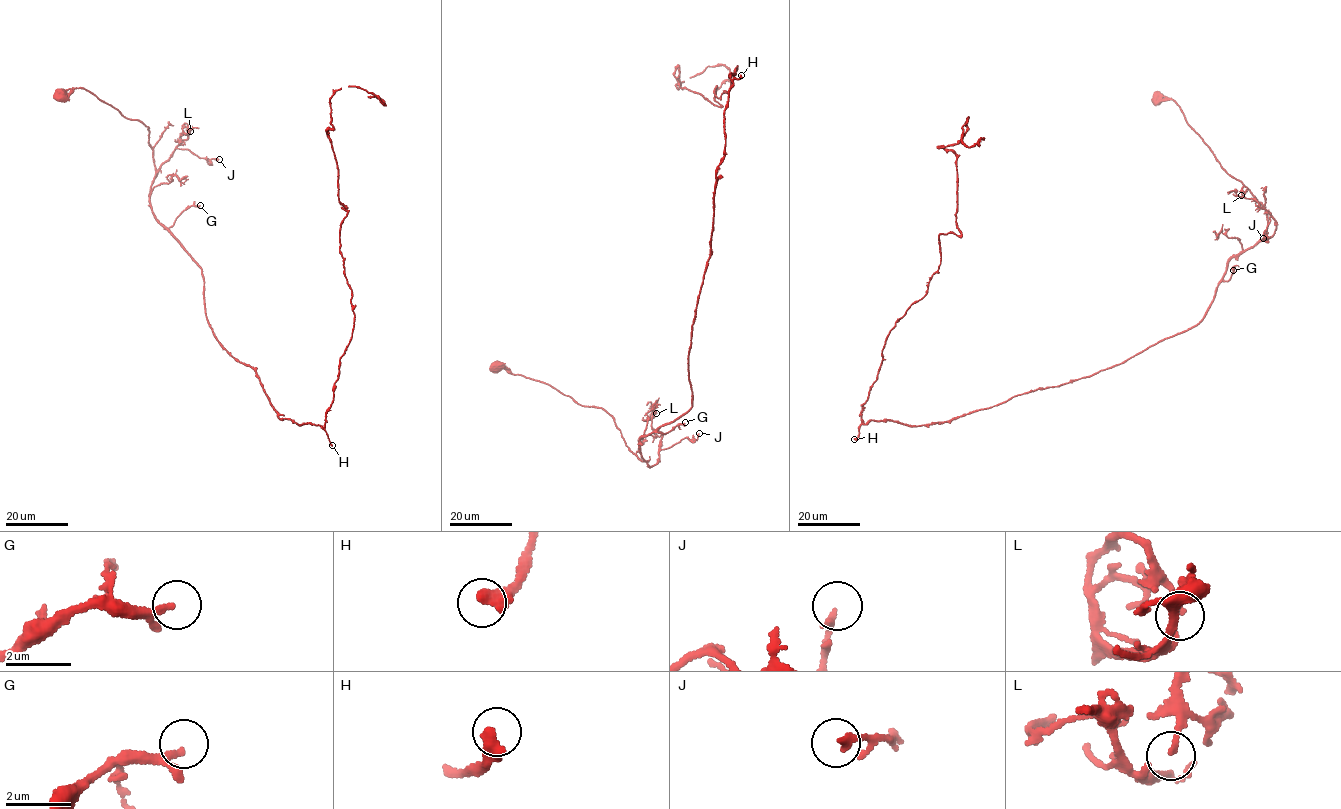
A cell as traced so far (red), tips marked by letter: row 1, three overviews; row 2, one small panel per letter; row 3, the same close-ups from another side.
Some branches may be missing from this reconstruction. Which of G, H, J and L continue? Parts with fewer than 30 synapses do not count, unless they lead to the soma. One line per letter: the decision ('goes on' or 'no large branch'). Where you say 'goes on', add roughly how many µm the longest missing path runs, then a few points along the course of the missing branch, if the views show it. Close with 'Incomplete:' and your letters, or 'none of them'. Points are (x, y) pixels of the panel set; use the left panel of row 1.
G: no large branch
H: goes on; about 160 µm are missing
J: no large branch
L: no large branch
Incomplete: H

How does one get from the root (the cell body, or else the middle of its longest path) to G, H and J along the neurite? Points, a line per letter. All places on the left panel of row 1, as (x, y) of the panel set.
G: (62, 94), (84, 88), (148, 127), (155, 170), (149, 196), (154, 216), (166, 228), (184, 210), (200, 205)
H: (62, 94), (84, 88), (148, 127), (153, 216), (201, 267), (218, 342), (280, 419), (319, 425), (332, 445)
J: (62, 94), (84, 88), (126, 118), (139, 120), (148, 127), (155, 176), (176, 148), (219, 159)

